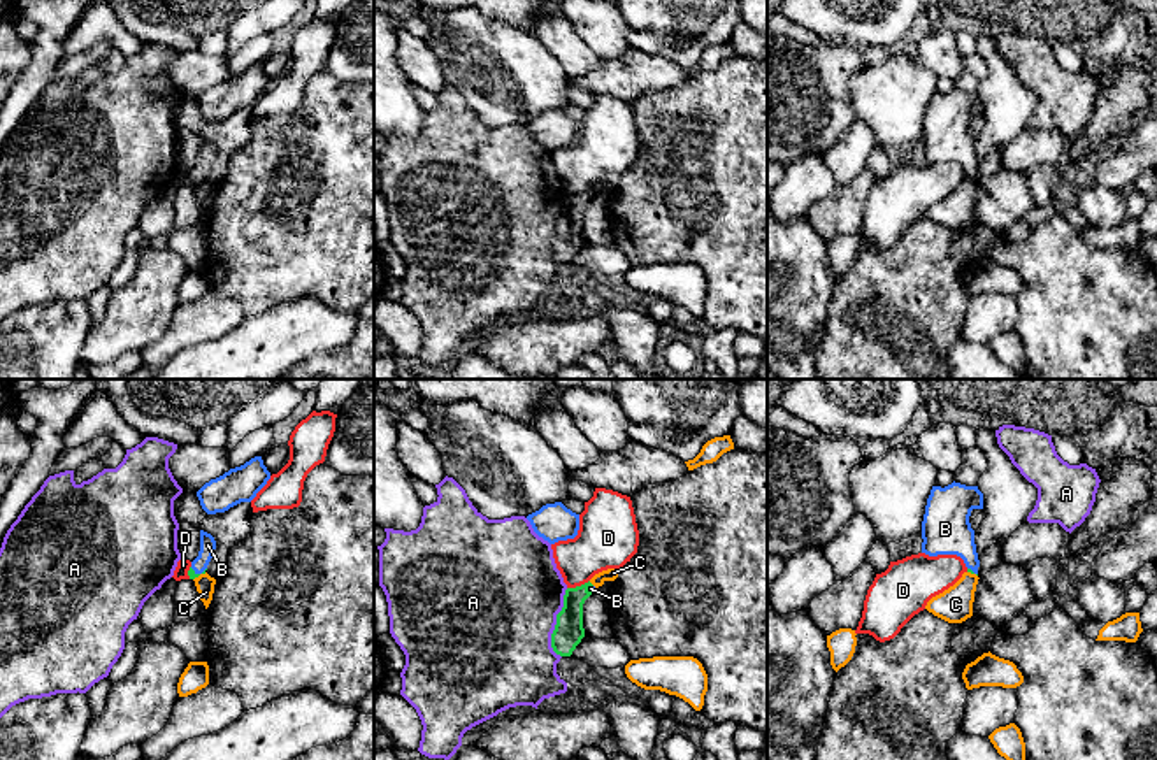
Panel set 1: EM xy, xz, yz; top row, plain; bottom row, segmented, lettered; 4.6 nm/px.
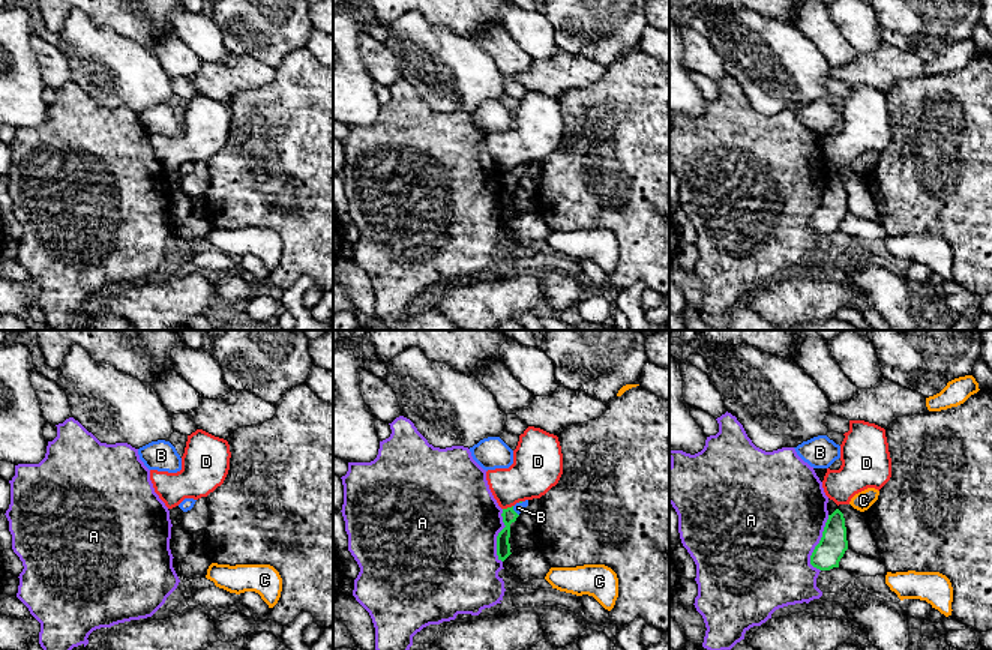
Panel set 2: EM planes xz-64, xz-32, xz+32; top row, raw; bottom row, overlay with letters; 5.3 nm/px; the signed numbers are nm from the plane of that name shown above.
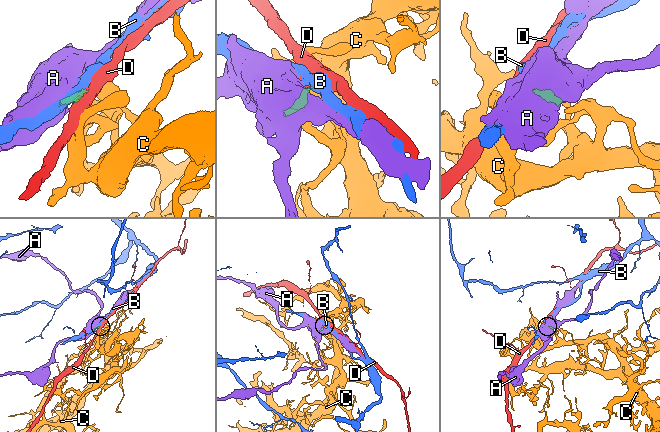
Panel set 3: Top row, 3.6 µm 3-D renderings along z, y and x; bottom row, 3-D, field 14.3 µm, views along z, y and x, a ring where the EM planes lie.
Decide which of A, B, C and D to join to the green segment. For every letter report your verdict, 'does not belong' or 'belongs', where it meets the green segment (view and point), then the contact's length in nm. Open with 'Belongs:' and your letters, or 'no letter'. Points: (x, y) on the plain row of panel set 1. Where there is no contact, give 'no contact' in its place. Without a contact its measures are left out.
Belongs: B
A: does not belong; meets green in xz at (557, 230); contact 320 nm long
B: belongs; meets green in xy at (199, 181); contact 80 nm long
C: does not belong; meets green in xz at (592, 192); contact 50 nm long
D: does not belong; meets green in xz at (578, 193); contact 110 nm long

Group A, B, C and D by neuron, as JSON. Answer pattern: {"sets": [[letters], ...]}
{"sets": [["A"], ["B"], ["C"], ["D"]]}

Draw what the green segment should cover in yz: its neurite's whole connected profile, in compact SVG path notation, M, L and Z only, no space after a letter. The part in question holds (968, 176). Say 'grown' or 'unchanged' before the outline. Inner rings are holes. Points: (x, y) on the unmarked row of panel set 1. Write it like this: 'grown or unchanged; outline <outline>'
grown; outline M955 88L945 95L932 93L922 128L922 160L957 161L967 179L978 181L980 167L969 130L973 116L983 116L983 100L978 93Z

